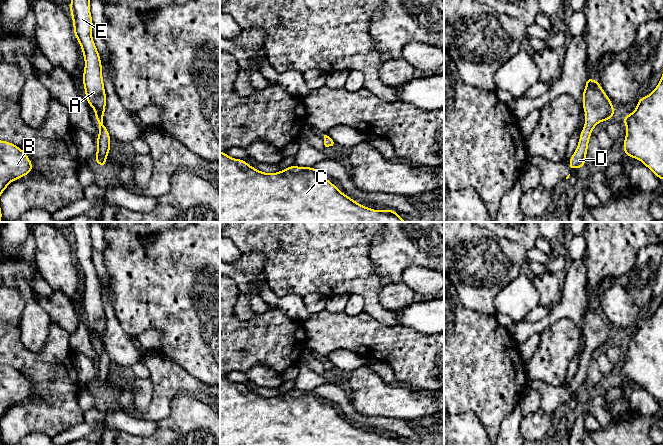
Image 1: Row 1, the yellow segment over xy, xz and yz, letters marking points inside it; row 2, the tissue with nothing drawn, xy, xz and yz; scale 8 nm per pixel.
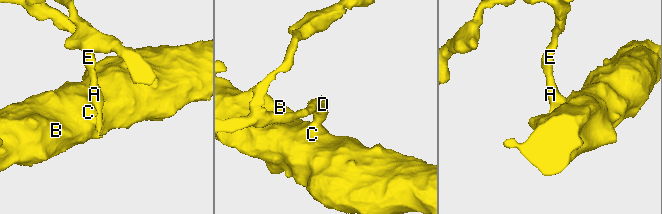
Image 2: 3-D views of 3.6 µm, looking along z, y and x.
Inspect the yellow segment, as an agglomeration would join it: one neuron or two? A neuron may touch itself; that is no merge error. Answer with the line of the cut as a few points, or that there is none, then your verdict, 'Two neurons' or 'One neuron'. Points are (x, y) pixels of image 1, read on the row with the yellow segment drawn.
No split. One neuron

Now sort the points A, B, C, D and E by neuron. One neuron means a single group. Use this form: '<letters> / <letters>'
A B C D E

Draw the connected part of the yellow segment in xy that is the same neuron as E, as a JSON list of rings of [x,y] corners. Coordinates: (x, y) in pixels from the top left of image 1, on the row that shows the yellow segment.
[[[71,0],[70,13],[73,18],[73,30],[80,43],[85,59],[83,85],[88,104],[96,110],[94,116],[100,132],[97,137],[97,153],[95,162],[106,167],[106,157],[110,153],[110,135],[102,123],[106,107],[106,93],[102,77],[102,64],[98,50],[92,39],[93,22],[90,12],[90,0]]]

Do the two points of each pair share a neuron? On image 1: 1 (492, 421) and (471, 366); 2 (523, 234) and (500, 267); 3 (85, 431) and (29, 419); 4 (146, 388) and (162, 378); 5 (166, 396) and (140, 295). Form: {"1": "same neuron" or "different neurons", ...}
{"1": "same neuron", "2": "different neurons", "3": "different neurons", "4": "different neurons", "5": "different neurons"}

